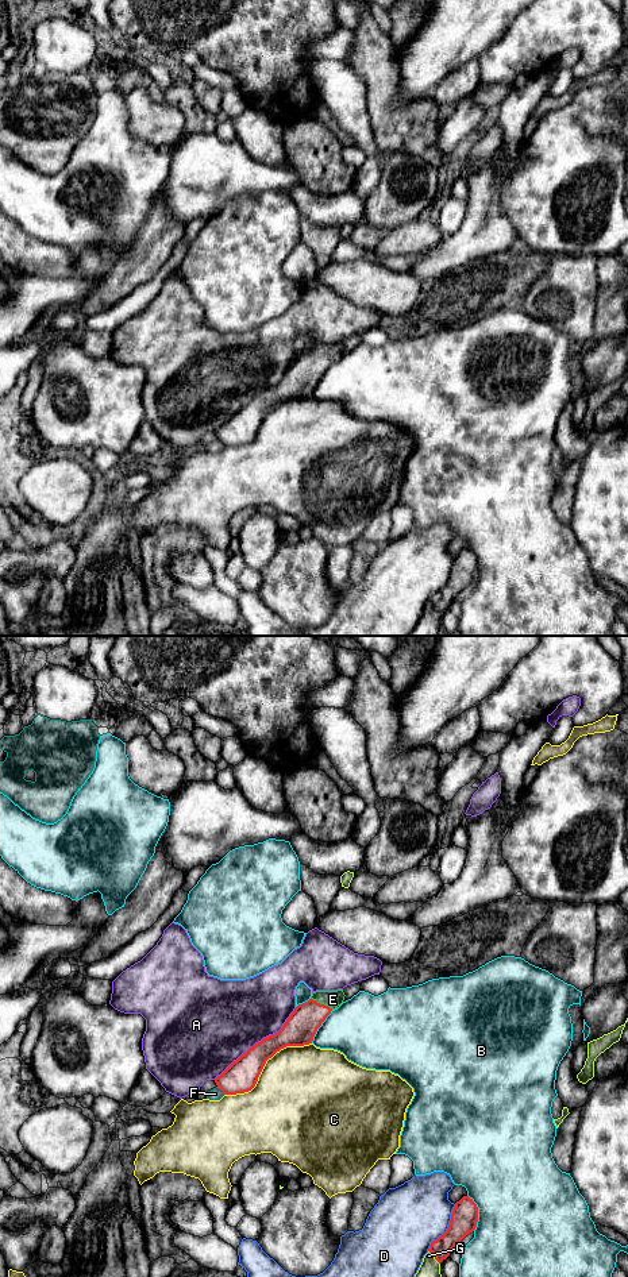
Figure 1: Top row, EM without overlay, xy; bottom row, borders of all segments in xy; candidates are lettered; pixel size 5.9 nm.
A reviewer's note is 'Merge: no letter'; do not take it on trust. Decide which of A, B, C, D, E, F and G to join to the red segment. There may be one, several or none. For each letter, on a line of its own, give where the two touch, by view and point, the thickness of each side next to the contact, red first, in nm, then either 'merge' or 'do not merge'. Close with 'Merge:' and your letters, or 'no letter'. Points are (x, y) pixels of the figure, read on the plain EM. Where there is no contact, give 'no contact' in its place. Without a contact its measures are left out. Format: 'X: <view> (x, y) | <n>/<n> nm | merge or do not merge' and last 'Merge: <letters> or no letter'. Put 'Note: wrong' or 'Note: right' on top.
Note: wrong
A: xy (258, 394) | 190/460 nm | do not merge
B: xy (477, 564) | 160/500 nm | do not merge
C: xy (264, 417) | 190/500 nm | do not merge
D: xy (447, 581) | 160/400 nm | do not merge
E: xy (322, 357) | 190/100 nm | merge
F: xy (220, 440) | 190/70 nm | do not merge
G: xy (434, 608) | 140/160 nm | do not merge
Merge: E

